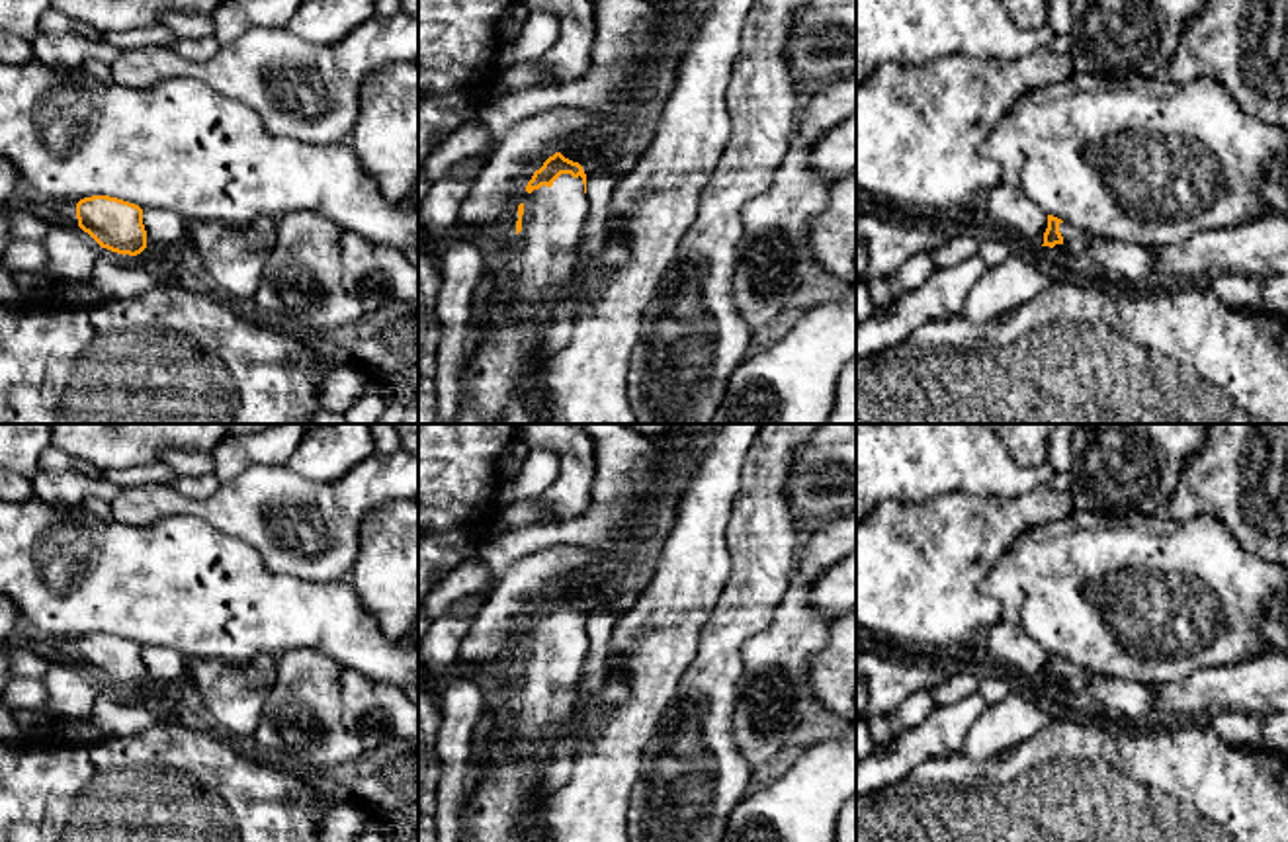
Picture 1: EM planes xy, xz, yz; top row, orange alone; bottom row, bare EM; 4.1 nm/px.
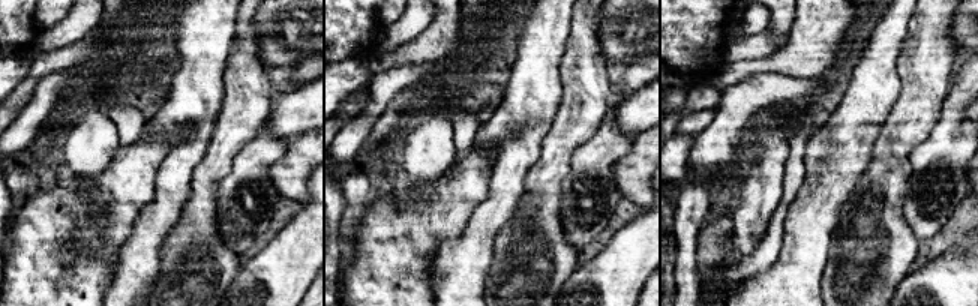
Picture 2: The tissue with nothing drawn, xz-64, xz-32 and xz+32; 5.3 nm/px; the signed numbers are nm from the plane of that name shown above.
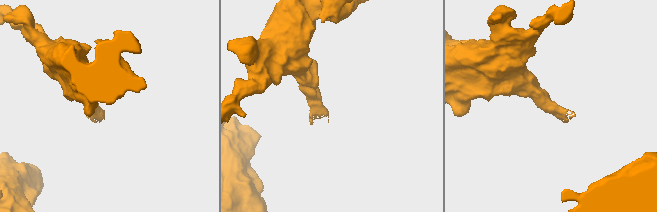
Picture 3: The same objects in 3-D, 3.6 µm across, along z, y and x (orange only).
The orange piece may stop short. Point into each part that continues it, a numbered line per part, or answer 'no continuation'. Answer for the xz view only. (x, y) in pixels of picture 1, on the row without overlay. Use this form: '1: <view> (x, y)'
1: xz (554, 655)

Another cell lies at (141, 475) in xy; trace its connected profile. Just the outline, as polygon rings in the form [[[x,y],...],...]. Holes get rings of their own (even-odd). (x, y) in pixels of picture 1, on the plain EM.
[[[139,465],[125,469],[107,469],[104,479],[115,483],[121,488],[147,486],[147,484],[170,484],[176,473],[166,465]]]

